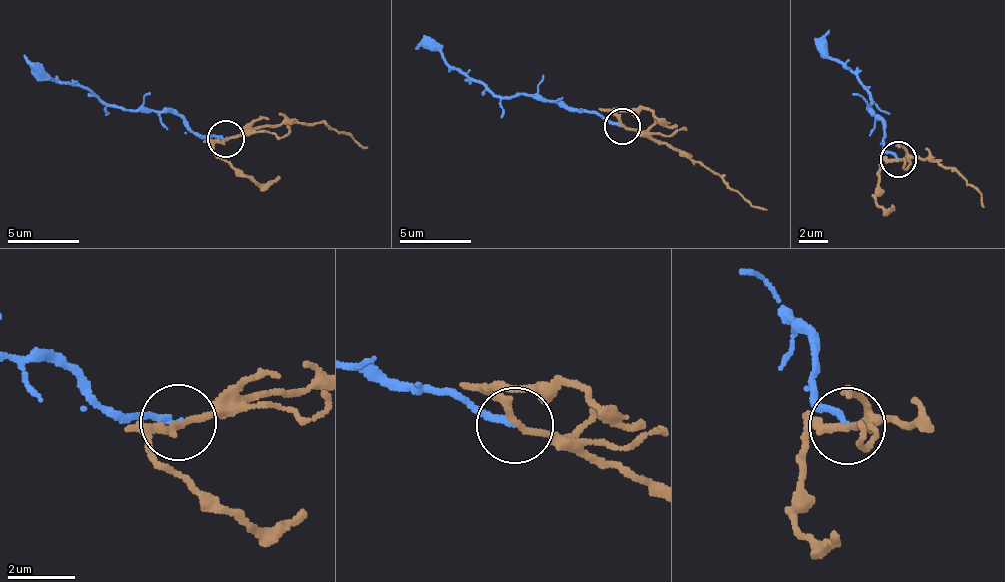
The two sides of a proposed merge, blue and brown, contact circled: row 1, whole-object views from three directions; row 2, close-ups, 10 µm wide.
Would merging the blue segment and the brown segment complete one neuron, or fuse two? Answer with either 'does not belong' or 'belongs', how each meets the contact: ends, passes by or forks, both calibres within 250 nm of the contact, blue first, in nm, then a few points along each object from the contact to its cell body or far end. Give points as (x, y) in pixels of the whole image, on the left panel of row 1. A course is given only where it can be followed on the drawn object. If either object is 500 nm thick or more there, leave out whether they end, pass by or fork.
does not belong; blue ends; brown passes by; calibres 150 and 190 nm; course blue (226, 140), (198, 134), (166, 111), (105, 105), (45, 73), (23, 55); course brown (226, 140), (269, 126), (326, 122), (368, 146)

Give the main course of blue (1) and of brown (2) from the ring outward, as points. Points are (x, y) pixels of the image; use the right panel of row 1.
1: (897, 160), (885, 148), (872, 101), (827, 51), (830, 30)
2: (897, 160), (916, 157), (958, 170), (984, 206)

